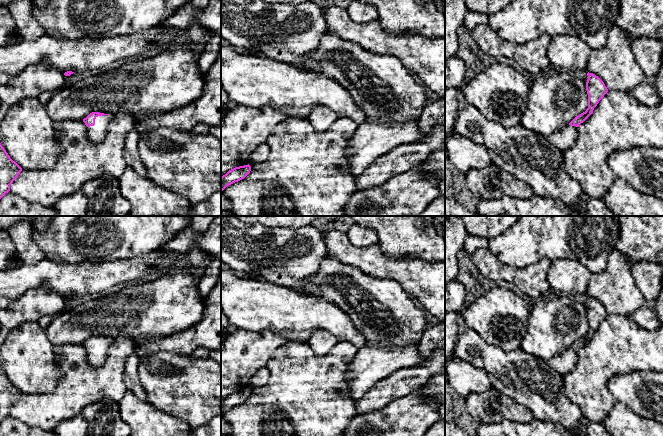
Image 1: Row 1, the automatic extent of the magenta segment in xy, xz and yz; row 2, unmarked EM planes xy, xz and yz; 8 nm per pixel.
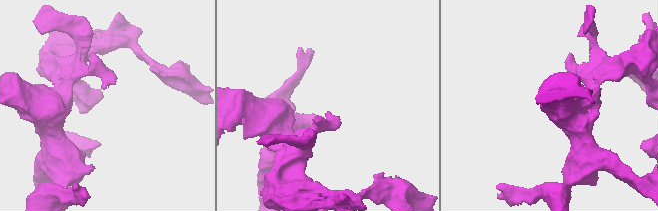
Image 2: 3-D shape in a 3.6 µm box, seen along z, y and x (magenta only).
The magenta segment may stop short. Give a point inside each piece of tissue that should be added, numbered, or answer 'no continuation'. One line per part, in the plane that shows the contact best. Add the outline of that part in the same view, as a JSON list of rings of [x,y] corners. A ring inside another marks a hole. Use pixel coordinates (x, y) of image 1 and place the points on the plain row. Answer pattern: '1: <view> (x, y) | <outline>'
1: xy (96, 358) | [[[111,339],[98,340],[95,343],[95,349],[87,351],[88,362],[93,368],[100,367],[104,364],[111,345]]]

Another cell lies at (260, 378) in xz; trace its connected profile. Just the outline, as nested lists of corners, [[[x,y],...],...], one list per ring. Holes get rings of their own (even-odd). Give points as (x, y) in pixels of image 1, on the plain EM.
[[[263,367],[259,369],[250,379],[249,389],[252,390],[254,388],[258,388],[266,385],[269,380],[269,377],[270,377],[270,373],[267,367]]]

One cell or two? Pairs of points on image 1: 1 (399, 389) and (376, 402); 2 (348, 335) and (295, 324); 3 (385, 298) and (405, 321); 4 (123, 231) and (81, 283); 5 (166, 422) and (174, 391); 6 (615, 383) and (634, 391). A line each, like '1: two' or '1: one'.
1: one
2: one
3: one
4: two
5: two
6: one

